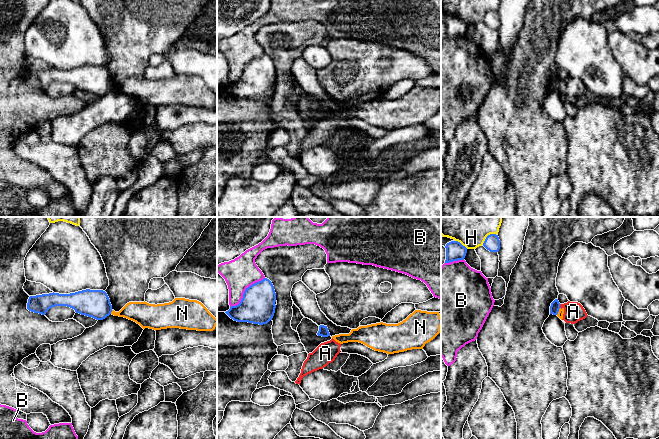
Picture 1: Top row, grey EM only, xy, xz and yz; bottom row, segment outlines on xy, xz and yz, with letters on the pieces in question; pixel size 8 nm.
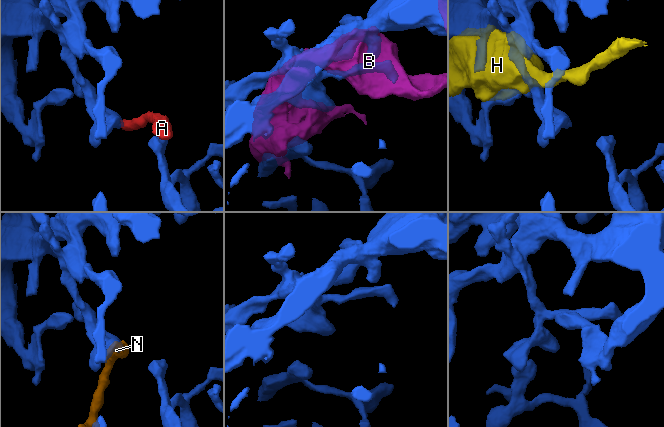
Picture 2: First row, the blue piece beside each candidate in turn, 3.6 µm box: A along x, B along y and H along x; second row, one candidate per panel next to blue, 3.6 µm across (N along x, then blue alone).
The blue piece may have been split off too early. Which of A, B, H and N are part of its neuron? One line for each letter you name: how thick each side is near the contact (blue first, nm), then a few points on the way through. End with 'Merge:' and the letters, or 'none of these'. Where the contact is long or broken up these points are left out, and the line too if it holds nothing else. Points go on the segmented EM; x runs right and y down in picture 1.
Merge: none of these

